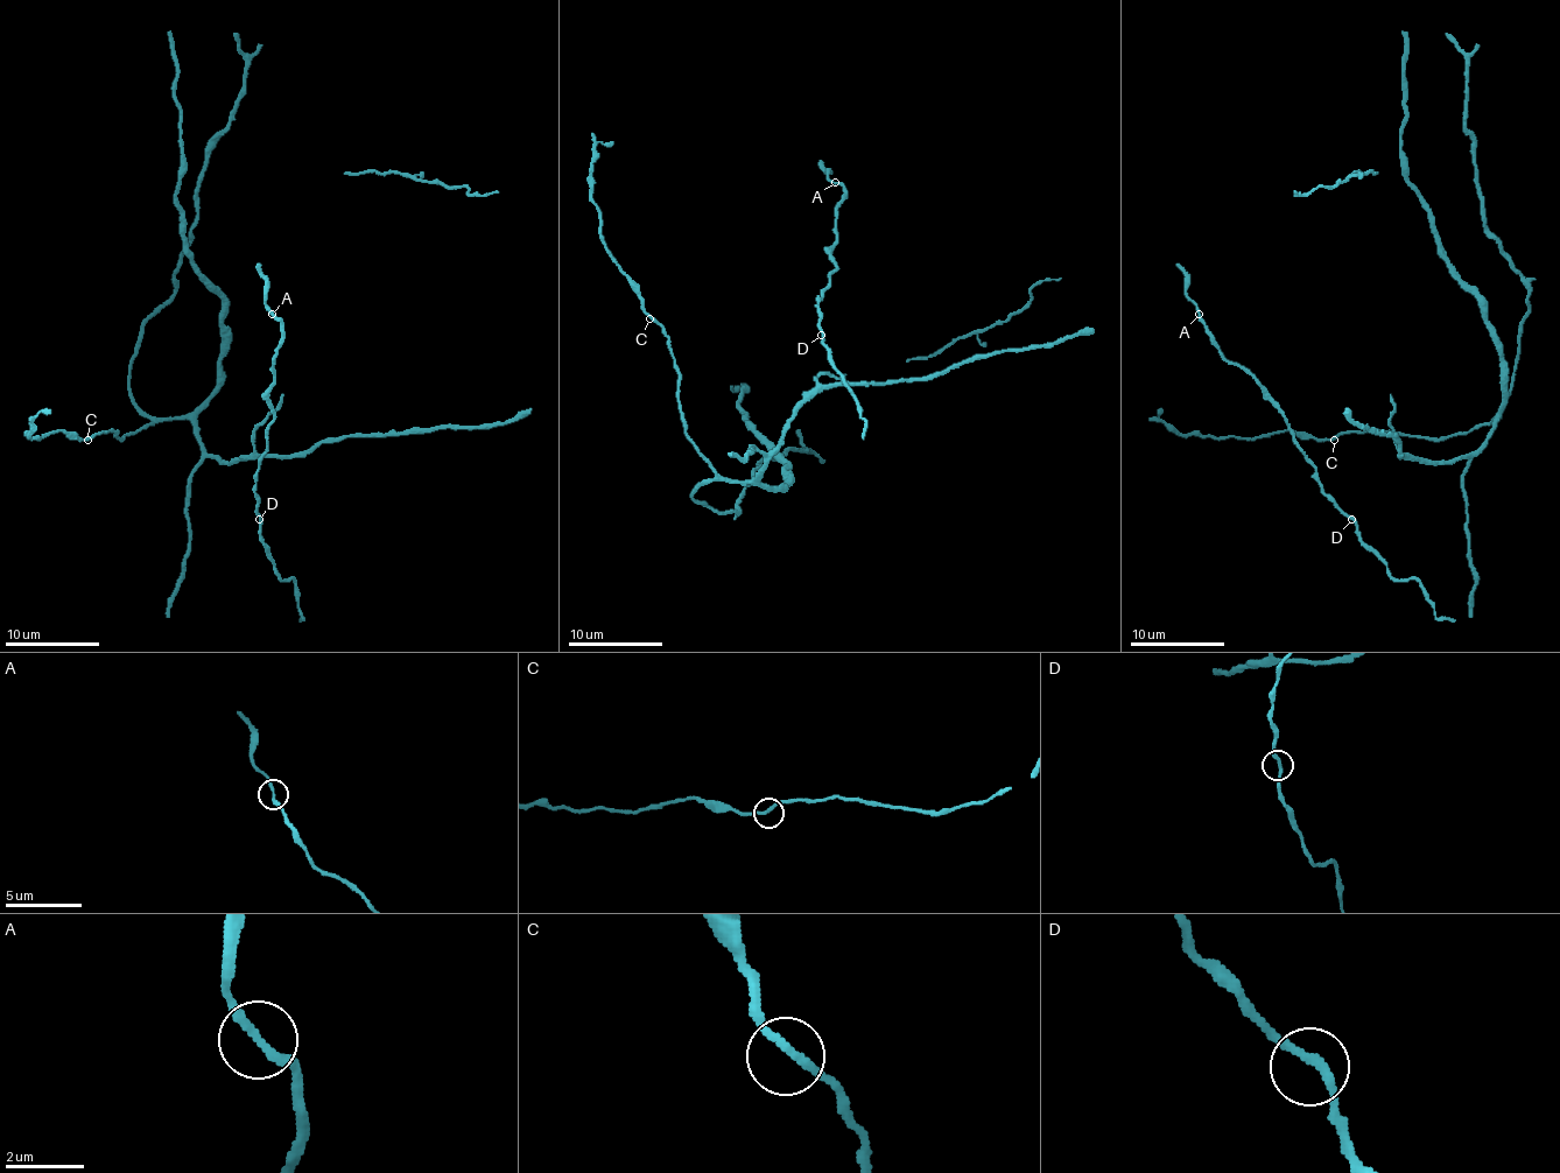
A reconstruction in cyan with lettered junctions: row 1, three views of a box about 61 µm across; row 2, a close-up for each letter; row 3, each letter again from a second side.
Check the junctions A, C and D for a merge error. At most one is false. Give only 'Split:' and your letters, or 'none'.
Split: none

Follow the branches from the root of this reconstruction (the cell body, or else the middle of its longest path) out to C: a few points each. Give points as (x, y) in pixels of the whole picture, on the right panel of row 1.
C: (1513, 383), (1499, 414), (1490, 423), (1475, 426), (1466, 433), (1428, 440), (1382, 430), (1347, 430), (1334, 440)

